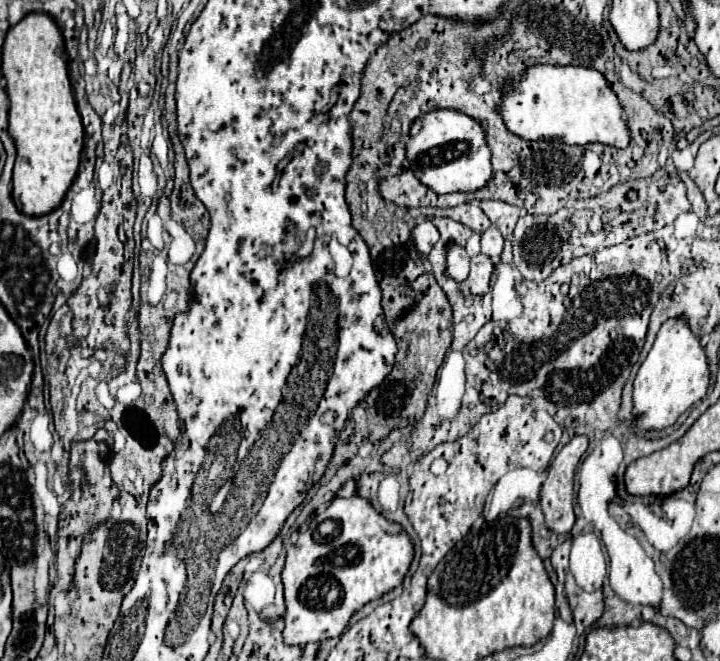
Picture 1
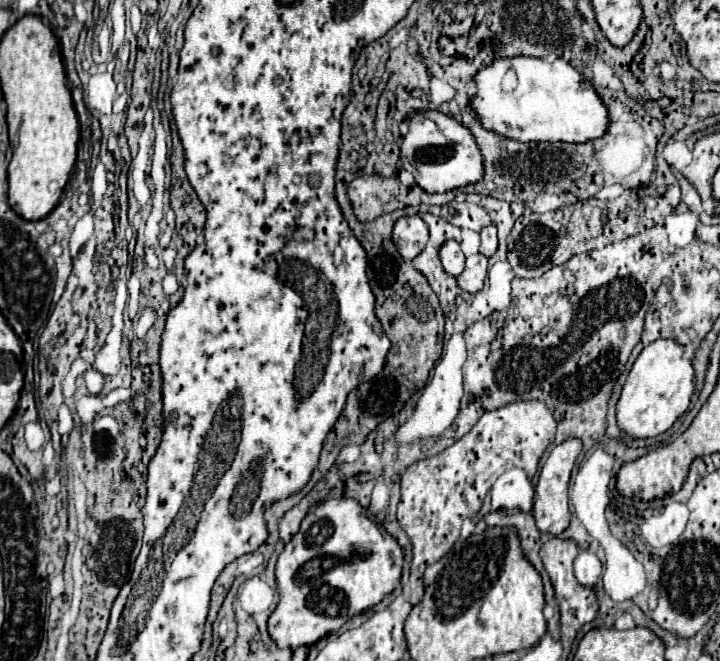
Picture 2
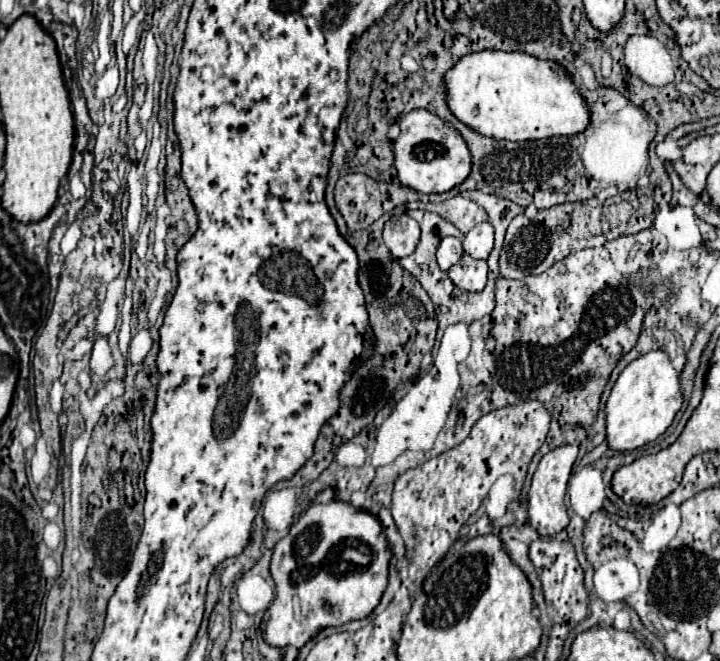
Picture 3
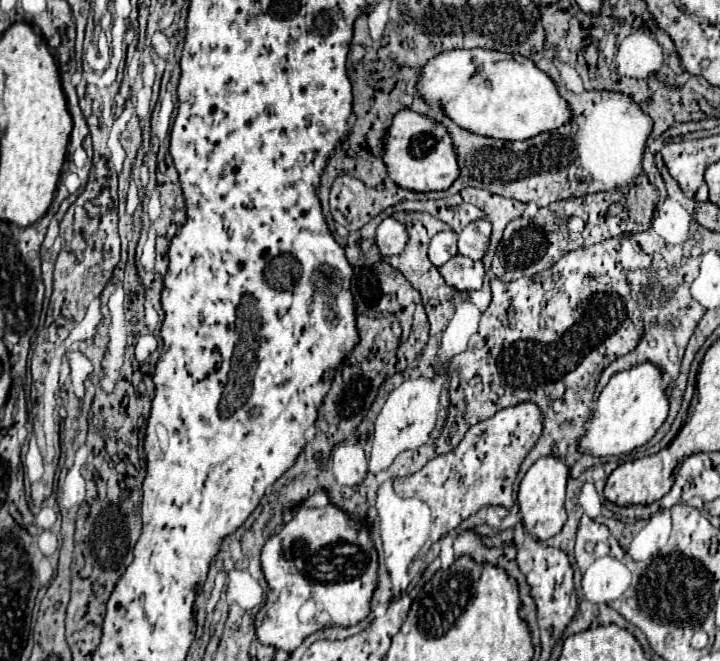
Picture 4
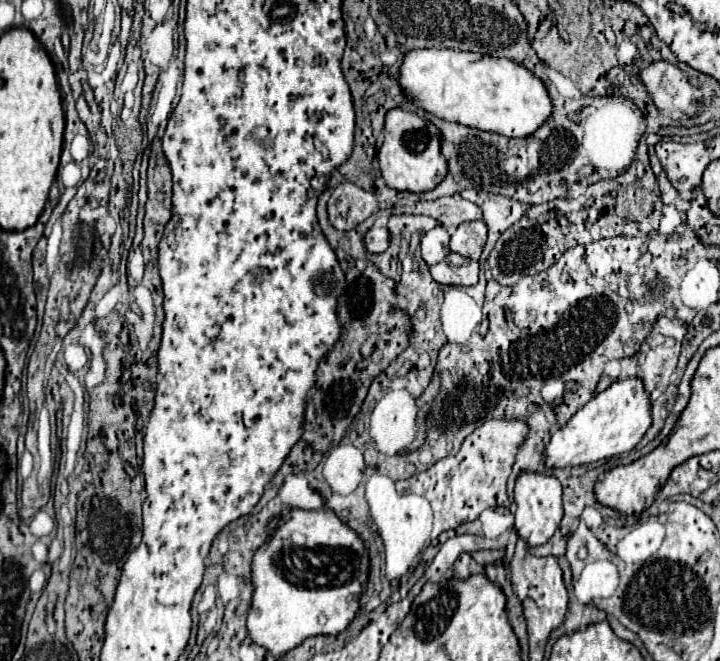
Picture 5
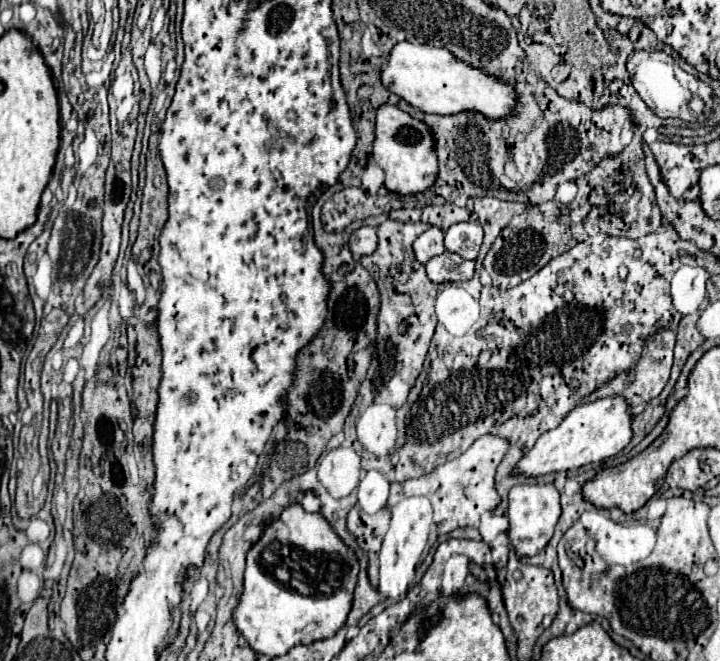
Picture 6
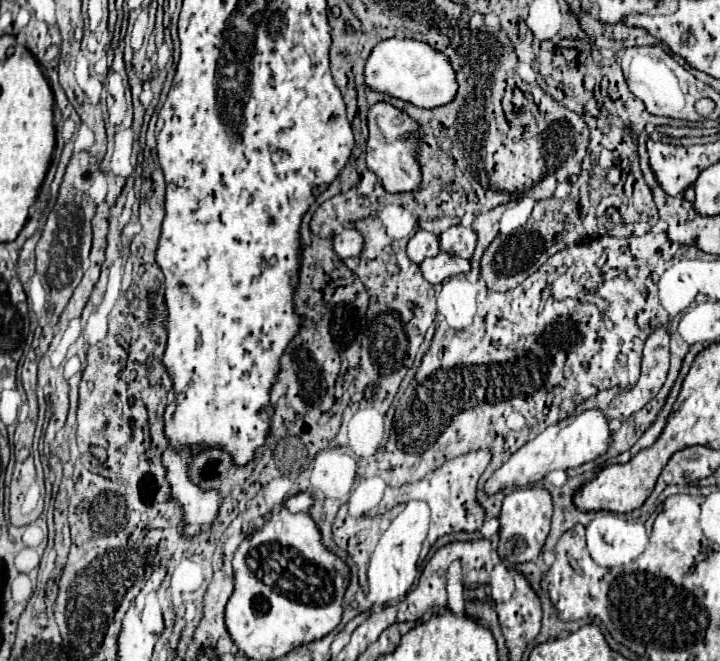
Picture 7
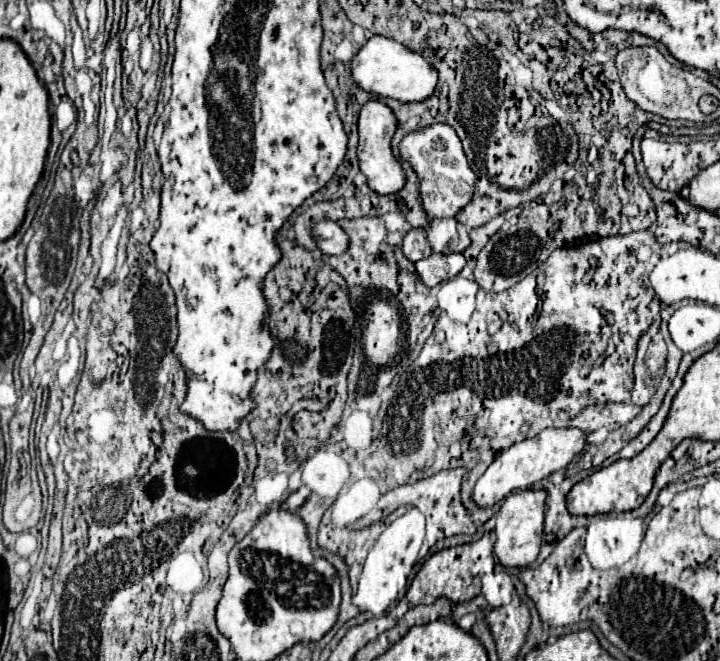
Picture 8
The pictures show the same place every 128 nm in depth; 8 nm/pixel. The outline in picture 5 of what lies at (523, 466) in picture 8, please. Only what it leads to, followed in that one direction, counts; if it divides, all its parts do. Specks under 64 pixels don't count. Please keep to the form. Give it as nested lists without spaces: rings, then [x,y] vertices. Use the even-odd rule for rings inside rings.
[[[636,378],[614,382],[610,388],[594,396],[582,406],[560,430],[552,434],[544,448],[544,466],[550,468],[572,468],[582,464],[594,464],[598,460],[630,452],[644,436],[652,422],[650,396]]]

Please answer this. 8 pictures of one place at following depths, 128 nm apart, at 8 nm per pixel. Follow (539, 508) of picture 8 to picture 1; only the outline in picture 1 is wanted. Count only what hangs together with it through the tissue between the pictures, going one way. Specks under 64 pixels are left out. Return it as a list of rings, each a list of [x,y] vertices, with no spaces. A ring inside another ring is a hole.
[[[576,436],[572,438],[560,452],[558,456],[552,460],[550,468],[548,468],[548,476],[540,488],[540,508],[544,512],[544,522],[546,528],[556,532],[556,534],[568,534],[574,526],[574,510],[572,510],[572,488],[574,488],[574,470],[580,462],[580,456],[586,452],[588,448],[588,438],[586,436]]]

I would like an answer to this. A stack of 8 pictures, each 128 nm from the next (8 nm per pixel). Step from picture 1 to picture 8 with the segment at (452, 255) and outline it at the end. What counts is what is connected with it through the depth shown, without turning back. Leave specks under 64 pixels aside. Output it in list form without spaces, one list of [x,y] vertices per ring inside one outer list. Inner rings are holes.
[[[412,228],[410,232],[406,232],[404,242],[402,242],[402,250],[404,250],[404,256],[410,262],[428,258],[432,254],[428,238],[426,238],[426,232],[422,228]]]

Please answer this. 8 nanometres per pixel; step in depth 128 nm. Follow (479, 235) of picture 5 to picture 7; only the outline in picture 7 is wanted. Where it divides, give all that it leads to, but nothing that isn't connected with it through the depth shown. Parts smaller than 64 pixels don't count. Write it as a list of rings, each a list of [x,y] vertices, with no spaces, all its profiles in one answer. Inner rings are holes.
[[[452,226],[440,234],[440,250],[448,254],[456,254],[462,258],[470,258],[476,246],[476,232],[472,228]]]

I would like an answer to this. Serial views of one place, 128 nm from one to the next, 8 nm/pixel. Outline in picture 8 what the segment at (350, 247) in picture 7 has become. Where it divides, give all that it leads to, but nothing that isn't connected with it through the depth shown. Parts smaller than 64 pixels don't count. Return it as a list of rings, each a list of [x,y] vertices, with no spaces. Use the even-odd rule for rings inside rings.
[[[332,220],[316,222],[312,226],[312,236],[322,254],[338,256],[340,252],[344,252],[344,248],[348,248],[348,236],[344,236],[344,230]]]

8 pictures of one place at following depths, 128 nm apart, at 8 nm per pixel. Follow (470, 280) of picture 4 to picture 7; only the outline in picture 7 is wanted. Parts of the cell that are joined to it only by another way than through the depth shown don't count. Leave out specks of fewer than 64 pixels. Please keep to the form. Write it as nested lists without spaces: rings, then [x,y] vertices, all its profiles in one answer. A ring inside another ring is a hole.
[[[440,252],[434,258],[426,258],[420,264],[420,272],[424,274],[426,282],[430,284],[440,284],[442,280],[456,276],[456,274],[466,274],[470,270],[470,262],[460,258],[460,256],[452,256],[448,252]]]

